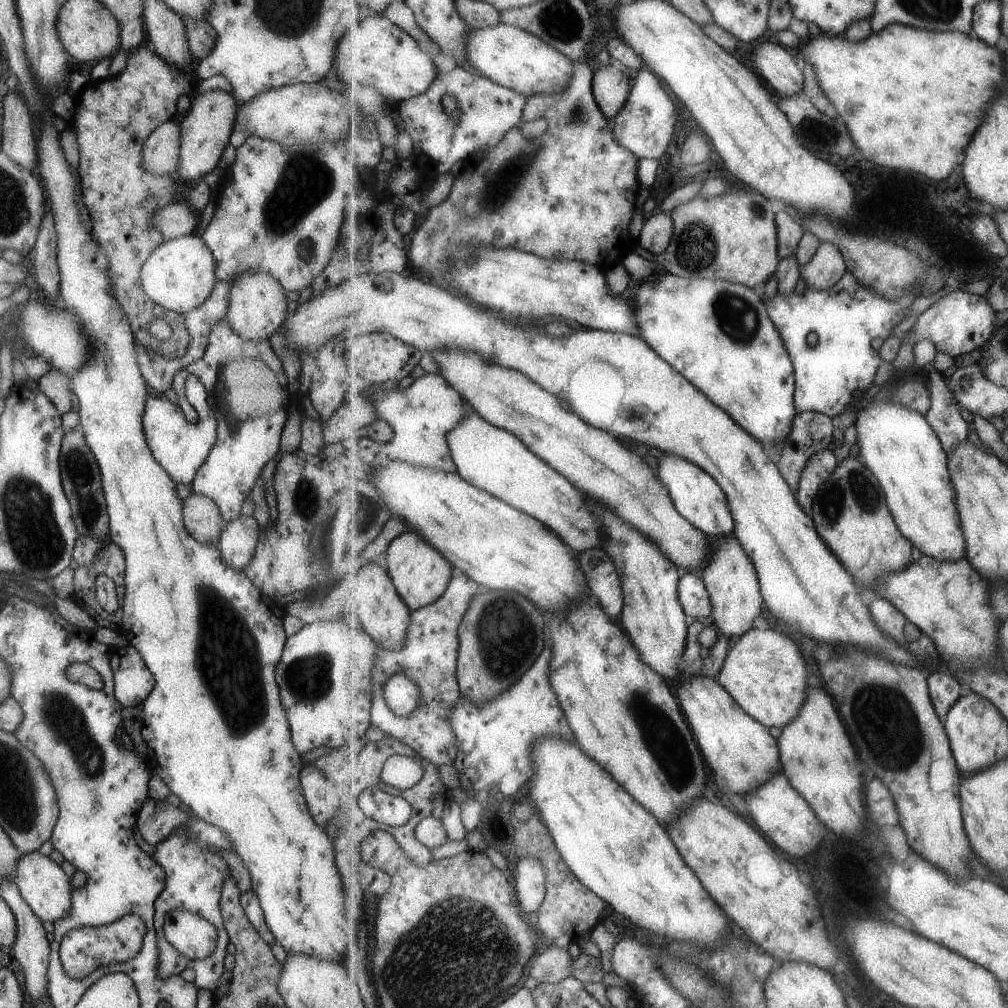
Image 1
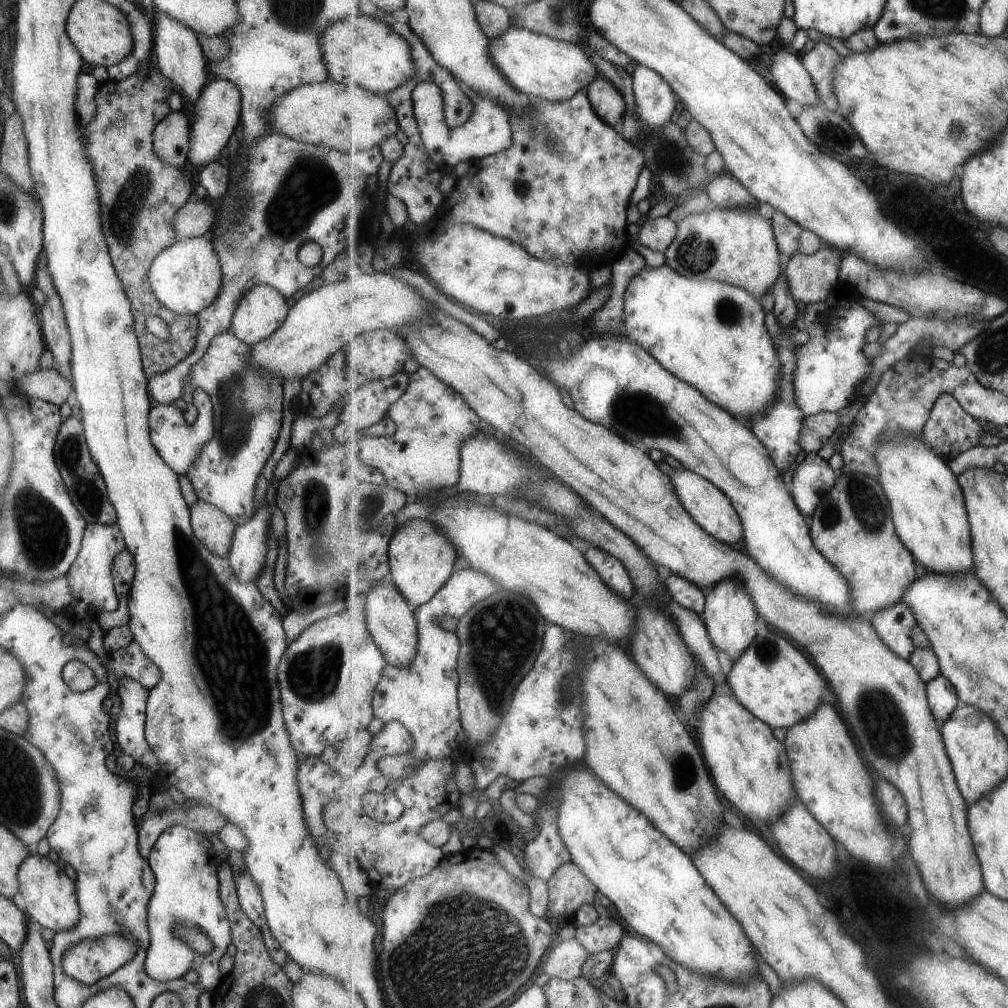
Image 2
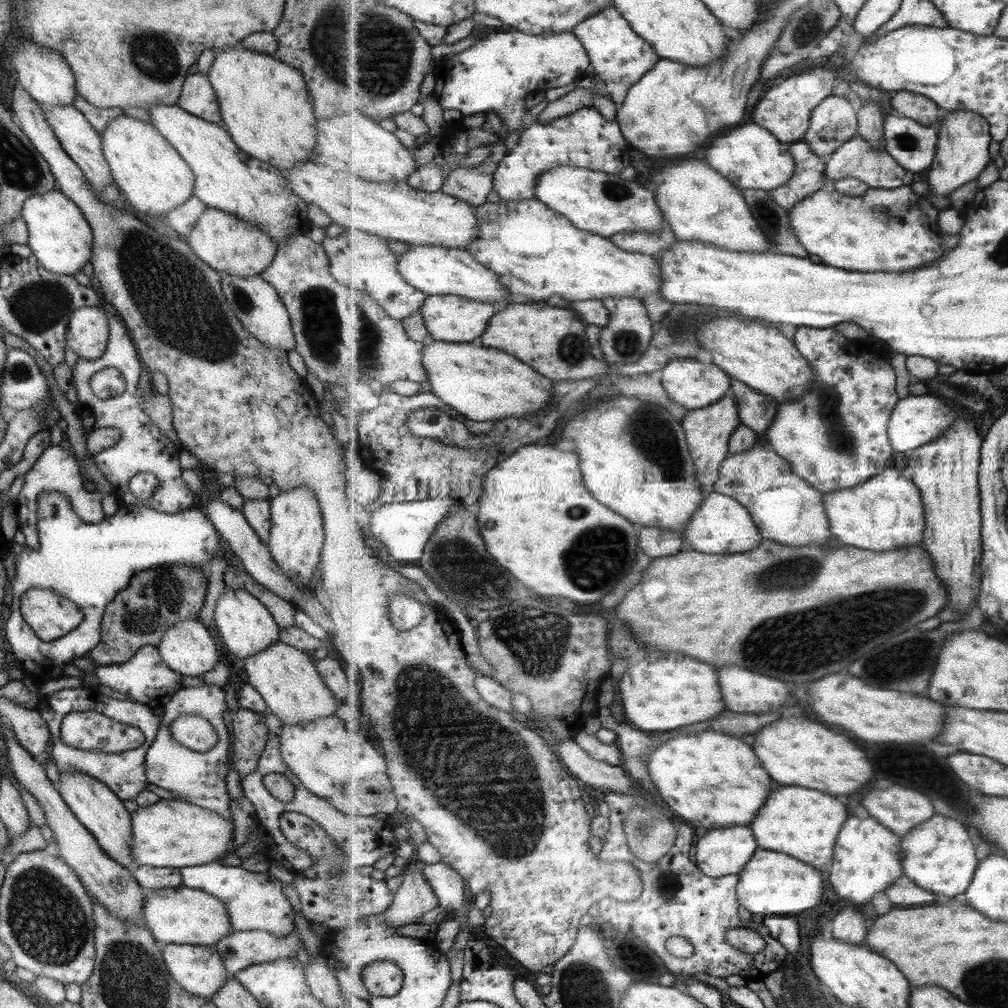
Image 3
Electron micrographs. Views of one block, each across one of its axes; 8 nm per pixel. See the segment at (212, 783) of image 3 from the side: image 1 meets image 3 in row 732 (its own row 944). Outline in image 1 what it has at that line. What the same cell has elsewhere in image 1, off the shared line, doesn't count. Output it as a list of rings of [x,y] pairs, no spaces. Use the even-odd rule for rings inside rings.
[[[172,834],[164,841],[154,845],[152,857],[164,869],[164,890],[154,902],[154,931],[156,931],[157,948],[157,973],[161,979],[179,975],[186,968],[192,968],[195,972],[194,984],[199,989],[210,992],[217,990],[218,983],[225,973],[224,959],[228,954],[226,947],[229,942],[229,934],[226,930],[221,913],[221,892],[226,875],[231,875],[231,870],[223,857],[215,853],[213,849],[202,845],[198,840],[186,834]],[[177,910],[196,913],[209,920],[218,933],[217,947],[215,951],[203,959],[191,959],[176,950],[165,937],[164,924],[168,922],[173,912]]]

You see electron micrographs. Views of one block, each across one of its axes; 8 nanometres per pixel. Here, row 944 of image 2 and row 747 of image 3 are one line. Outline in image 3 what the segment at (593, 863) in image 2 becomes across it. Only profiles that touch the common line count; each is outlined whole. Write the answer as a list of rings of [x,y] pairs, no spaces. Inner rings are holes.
[[[704,732],[692,736],[680,736],[668,740],[650,760],[650,772],[660,788],[660,795],[669,804],[671,810],[685,820],[690,826],[702,833],[714,828],[733,828],[738,826],[752,826],[756,818],[760,817],[762,808],[768,804],[774,792],[774,778],[764,768],[756,750],[746,744],[744,740],[732,738],[722,732]]]

